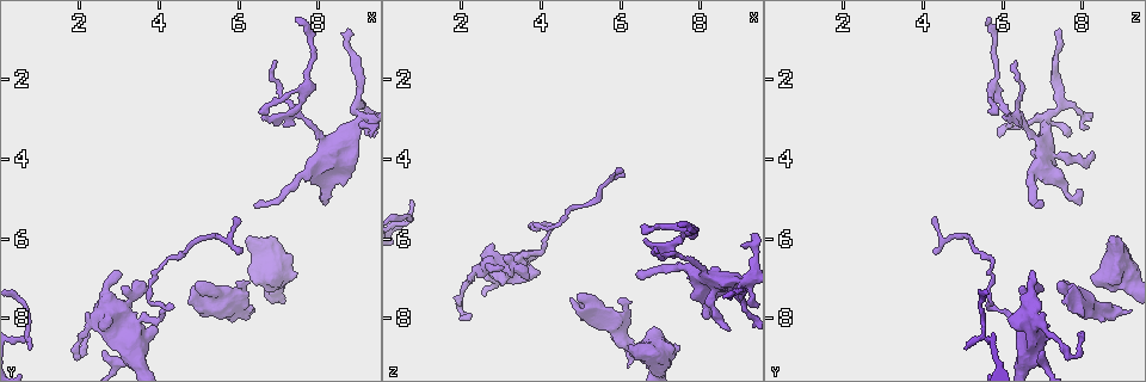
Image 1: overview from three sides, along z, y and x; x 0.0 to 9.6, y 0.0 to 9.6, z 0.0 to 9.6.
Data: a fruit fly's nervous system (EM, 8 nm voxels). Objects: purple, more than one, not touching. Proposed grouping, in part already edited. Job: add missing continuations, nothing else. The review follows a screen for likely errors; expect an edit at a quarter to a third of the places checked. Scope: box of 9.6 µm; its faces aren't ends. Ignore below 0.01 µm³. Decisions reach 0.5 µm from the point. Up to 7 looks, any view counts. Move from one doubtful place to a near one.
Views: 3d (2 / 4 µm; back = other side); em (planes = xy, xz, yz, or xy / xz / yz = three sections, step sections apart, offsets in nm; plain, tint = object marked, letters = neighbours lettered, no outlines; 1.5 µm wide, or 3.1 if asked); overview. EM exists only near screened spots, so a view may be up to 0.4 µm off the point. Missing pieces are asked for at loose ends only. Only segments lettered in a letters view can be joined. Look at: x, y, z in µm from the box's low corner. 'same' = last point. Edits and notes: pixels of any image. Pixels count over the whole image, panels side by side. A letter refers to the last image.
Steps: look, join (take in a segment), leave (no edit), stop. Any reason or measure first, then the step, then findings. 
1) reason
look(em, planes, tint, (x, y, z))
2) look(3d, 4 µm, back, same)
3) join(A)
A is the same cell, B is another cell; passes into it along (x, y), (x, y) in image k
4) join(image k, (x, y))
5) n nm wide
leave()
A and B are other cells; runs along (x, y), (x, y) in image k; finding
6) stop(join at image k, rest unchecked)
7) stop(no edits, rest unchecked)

thin end
look(3d, 2 µm, (1.90, 8.45, 8.00))

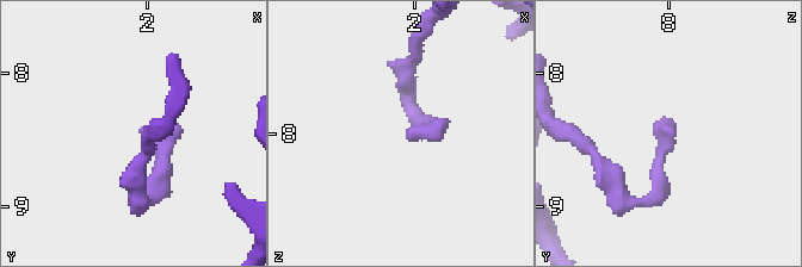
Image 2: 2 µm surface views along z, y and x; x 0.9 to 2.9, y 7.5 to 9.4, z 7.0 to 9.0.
now the EM
look(em, planes, tint, (1.94, 8.42, 8.04))

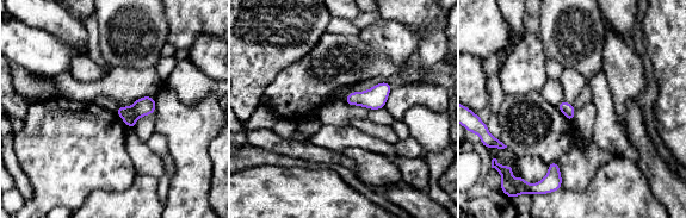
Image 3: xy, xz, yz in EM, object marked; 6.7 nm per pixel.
what lies round it
look(em, planes, letters, same)

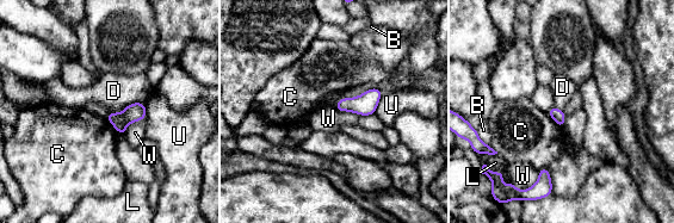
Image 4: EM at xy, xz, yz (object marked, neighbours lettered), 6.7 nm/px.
leave()
B, C, D, L, U and W are other cells; none of them fits

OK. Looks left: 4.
look(em, planes, letters, (0.75, 8.85, 5.10))

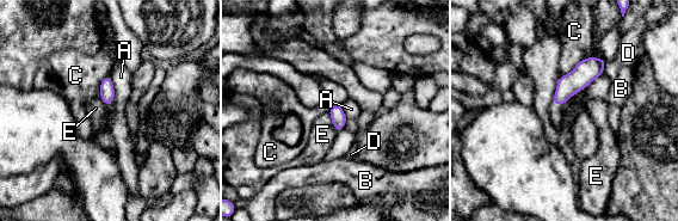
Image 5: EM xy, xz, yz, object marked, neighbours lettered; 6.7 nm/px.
100 nm wide
leave()
A, B, C, D and E are other cells; none of them fits

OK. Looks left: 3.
look(3d, 4 µm, (6.20, 5.95, 8.70))

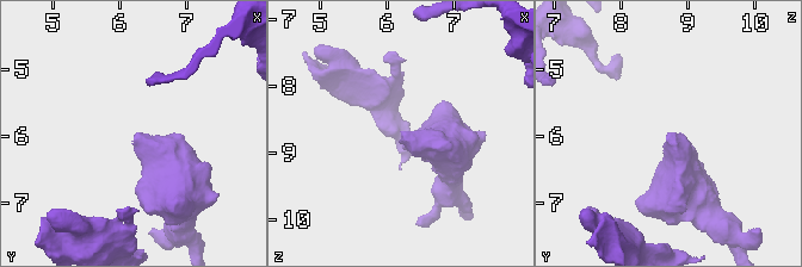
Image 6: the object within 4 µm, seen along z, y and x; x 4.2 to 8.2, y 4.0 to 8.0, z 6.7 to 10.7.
look(em, planes, tint, (6.25, 5.95, 8.65))

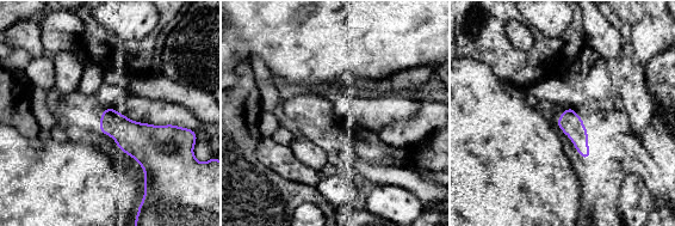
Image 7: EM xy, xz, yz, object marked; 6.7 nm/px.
look(em, planes, letters, same)

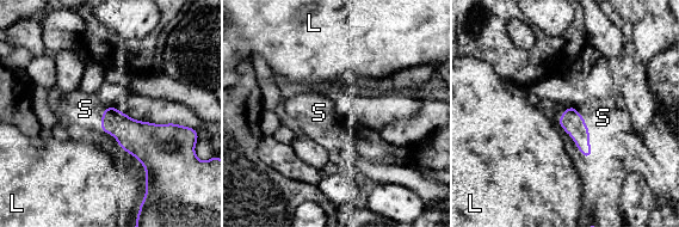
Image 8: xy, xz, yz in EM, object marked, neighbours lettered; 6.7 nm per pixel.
join(image 8, (603, 117))
S is the same cell, L is another cell; the cell continues

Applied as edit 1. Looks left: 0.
stop(join at image 8, rest unchecked)

